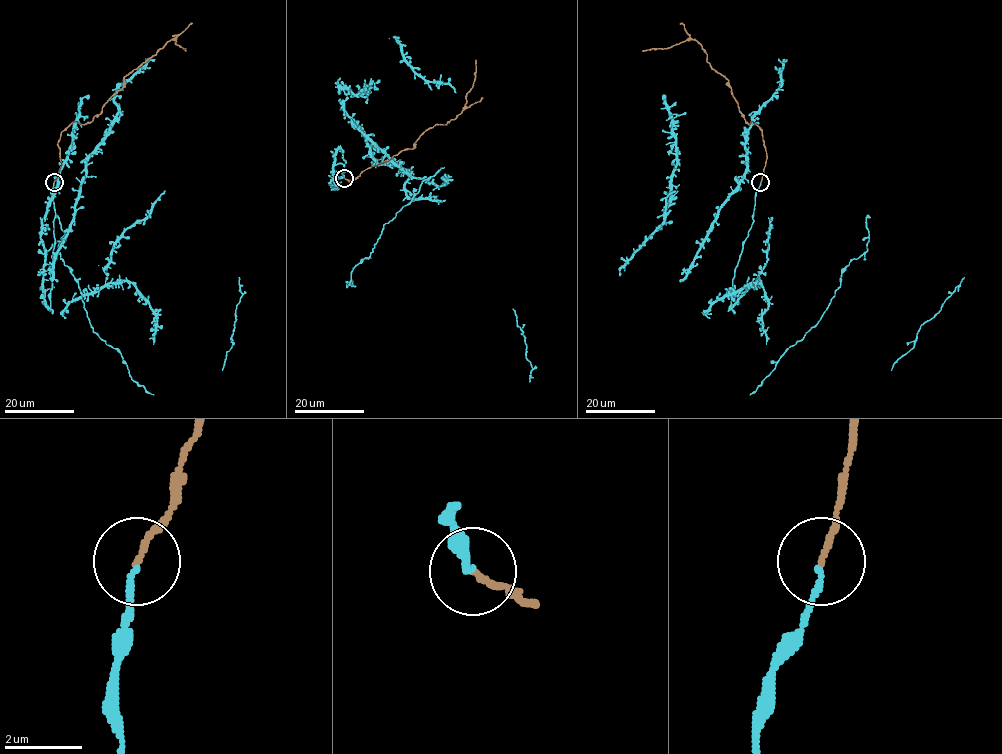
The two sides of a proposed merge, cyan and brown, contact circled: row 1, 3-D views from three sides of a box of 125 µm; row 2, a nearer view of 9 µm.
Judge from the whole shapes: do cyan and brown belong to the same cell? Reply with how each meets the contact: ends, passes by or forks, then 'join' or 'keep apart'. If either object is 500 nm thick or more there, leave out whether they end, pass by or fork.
cyan ends; brown ends; join

